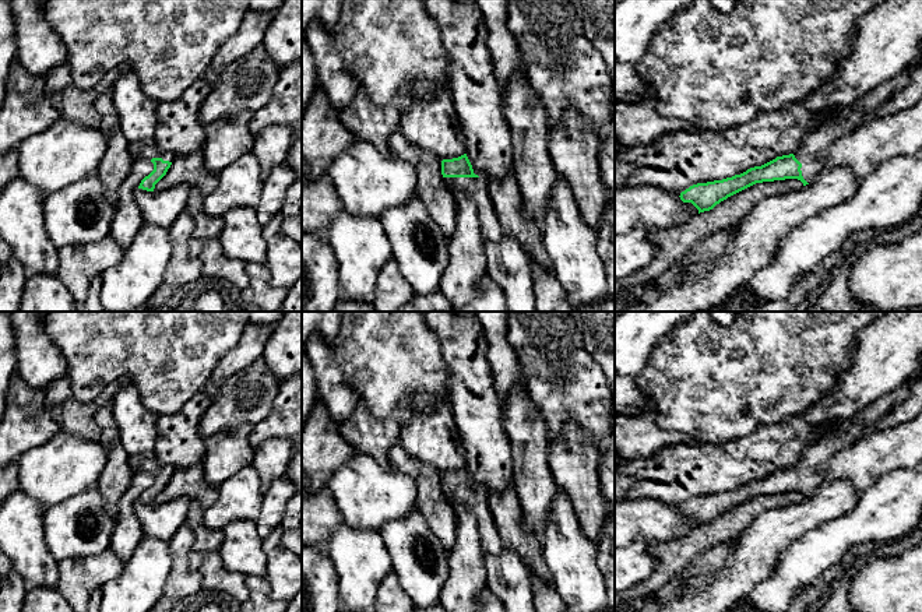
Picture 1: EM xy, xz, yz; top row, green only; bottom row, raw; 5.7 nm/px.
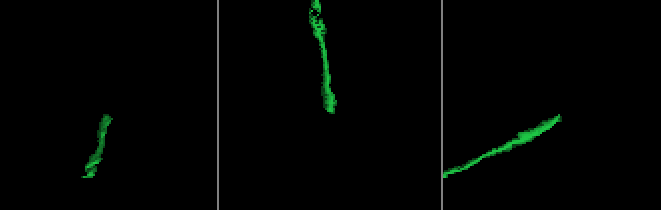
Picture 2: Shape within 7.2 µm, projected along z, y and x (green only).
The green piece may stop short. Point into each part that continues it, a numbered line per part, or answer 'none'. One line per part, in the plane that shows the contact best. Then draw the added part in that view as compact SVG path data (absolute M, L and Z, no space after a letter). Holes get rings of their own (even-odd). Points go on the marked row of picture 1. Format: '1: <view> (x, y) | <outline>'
1: xz (475, 187) | M444 177L444 182L450 190L461 189L474 201L485 239L499 242L506 236L495 214L495 207L488 191L488 180L485 177Z

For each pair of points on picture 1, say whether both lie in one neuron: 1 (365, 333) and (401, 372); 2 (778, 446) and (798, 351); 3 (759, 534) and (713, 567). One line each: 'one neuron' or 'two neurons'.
1: one neuron
2: two neurons
3: two neurons

